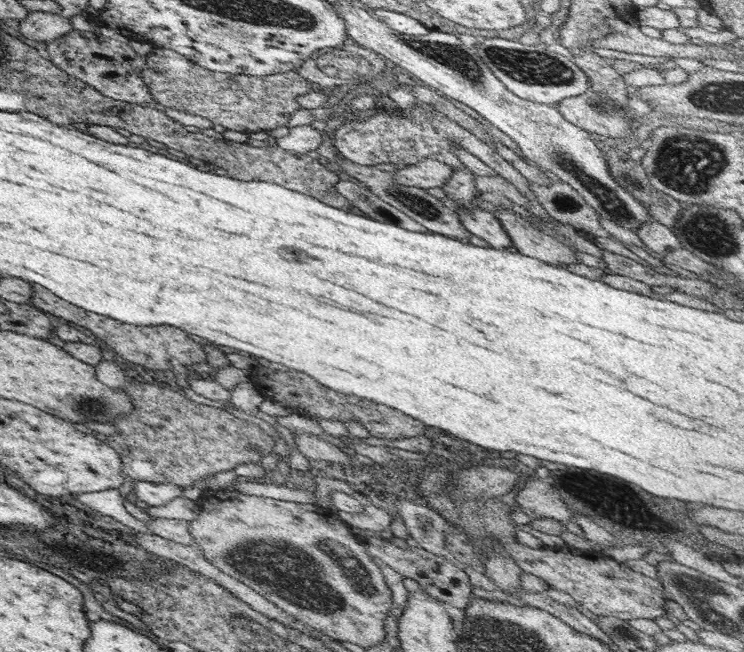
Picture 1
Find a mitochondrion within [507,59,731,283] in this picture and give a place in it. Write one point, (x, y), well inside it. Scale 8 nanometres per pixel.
(687, 165)

